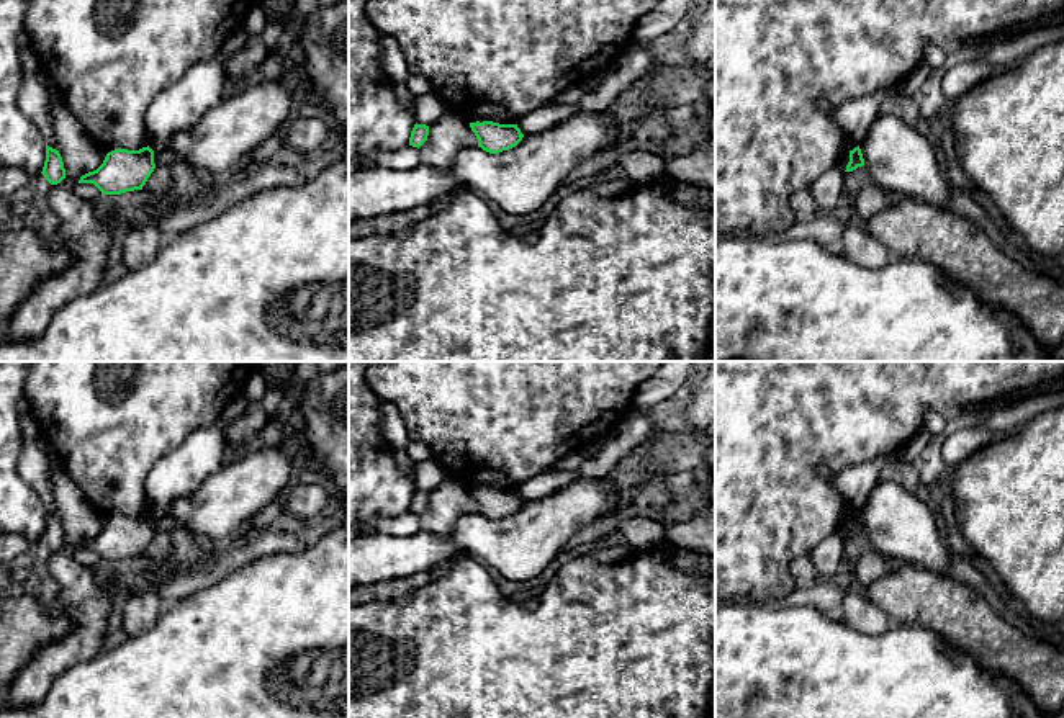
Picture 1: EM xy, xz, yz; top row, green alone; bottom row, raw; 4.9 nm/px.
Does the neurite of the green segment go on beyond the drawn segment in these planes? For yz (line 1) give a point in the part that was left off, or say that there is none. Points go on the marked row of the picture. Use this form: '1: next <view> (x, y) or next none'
1: next none

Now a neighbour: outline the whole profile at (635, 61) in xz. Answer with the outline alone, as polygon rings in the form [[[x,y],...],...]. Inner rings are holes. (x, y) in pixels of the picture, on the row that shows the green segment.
[[[629,44],[614,70],[596,88],[586,90],[579,103],[545,105],[519,118],[517,128],[527,136],[550,129],[581,111],[604,113],[637,93],[651,67],[653,52],[643,46]]]

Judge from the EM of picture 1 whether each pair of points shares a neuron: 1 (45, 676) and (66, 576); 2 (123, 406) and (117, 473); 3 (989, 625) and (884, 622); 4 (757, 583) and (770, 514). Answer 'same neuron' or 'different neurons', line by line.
1: same neuron
2: same neuron
3: different neurons
4: same neuron

